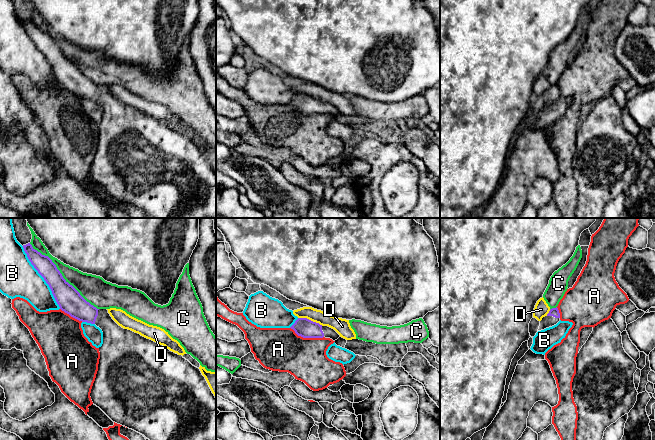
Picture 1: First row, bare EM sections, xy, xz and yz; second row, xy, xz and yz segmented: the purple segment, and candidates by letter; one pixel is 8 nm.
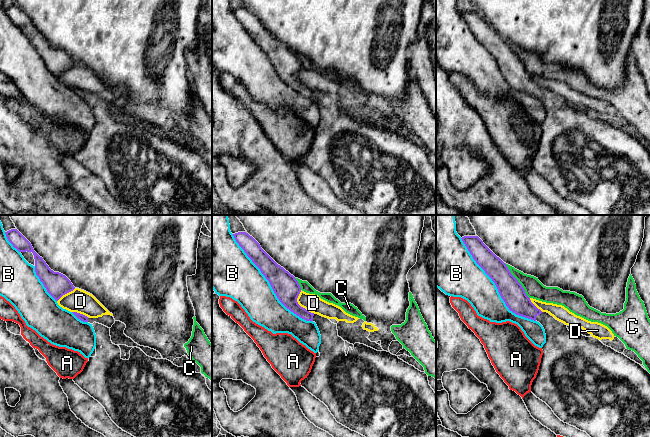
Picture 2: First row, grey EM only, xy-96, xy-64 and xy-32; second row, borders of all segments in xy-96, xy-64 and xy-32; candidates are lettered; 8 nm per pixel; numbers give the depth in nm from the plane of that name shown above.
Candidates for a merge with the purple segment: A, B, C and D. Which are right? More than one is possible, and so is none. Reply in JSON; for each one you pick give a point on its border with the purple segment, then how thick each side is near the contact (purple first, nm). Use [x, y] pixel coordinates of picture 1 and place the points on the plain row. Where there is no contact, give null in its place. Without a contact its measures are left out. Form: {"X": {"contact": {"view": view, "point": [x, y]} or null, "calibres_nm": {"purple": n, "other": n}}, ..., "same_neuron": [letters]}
{"same_neuron": []}

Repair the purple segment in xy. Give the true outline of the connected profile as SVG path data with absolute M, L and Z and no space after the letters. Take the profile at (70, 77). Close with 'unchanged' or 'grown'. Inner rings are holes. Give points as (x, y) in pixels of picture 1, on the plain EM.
M30 19L23 21L23 24L31 40L49 61L60 85L79 97L95 100L103 108L103 120L99 123L98 147L90 169L93 180L113 198L144 211L151 218L216 218L216 173L200 145L182 131L119 102L107 85L97 85L87 78L63 54L48 32L35 26Z | grown

